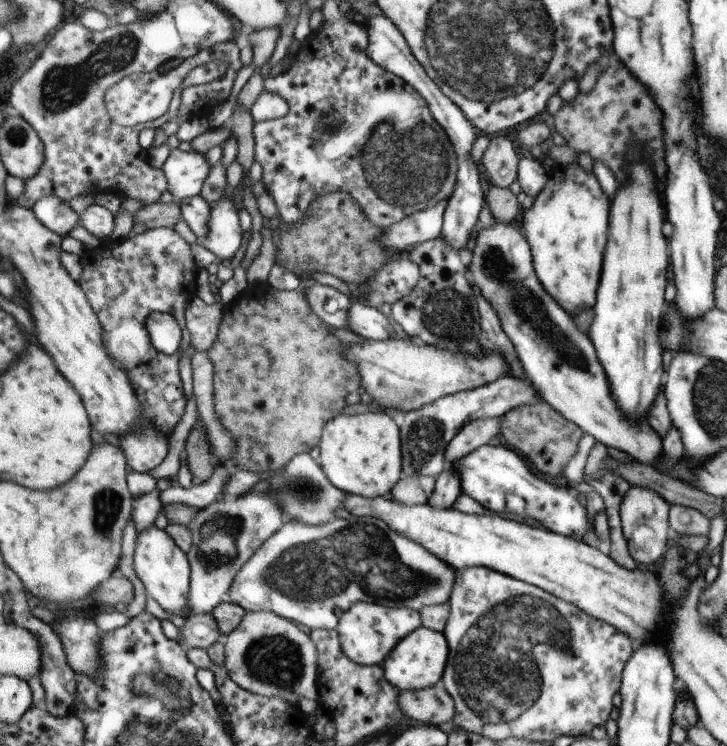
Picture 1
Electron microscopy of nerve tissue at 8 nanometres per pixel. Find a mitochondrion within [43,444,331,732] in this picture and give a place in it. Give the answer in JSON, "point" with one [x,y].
{"point":[274,661]}

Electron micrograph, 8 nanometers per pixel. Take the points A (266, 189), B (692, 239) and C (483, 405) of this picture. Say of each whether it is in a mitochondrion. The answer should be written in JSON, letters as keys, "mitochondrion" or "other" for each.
{"A":"other","B":"other","C":"other"}

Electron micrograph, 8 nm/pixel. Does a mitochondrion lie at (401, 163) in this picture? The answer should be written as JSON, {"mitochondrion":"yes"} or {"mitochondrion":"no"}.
{"mitochondrion":"yes"}

